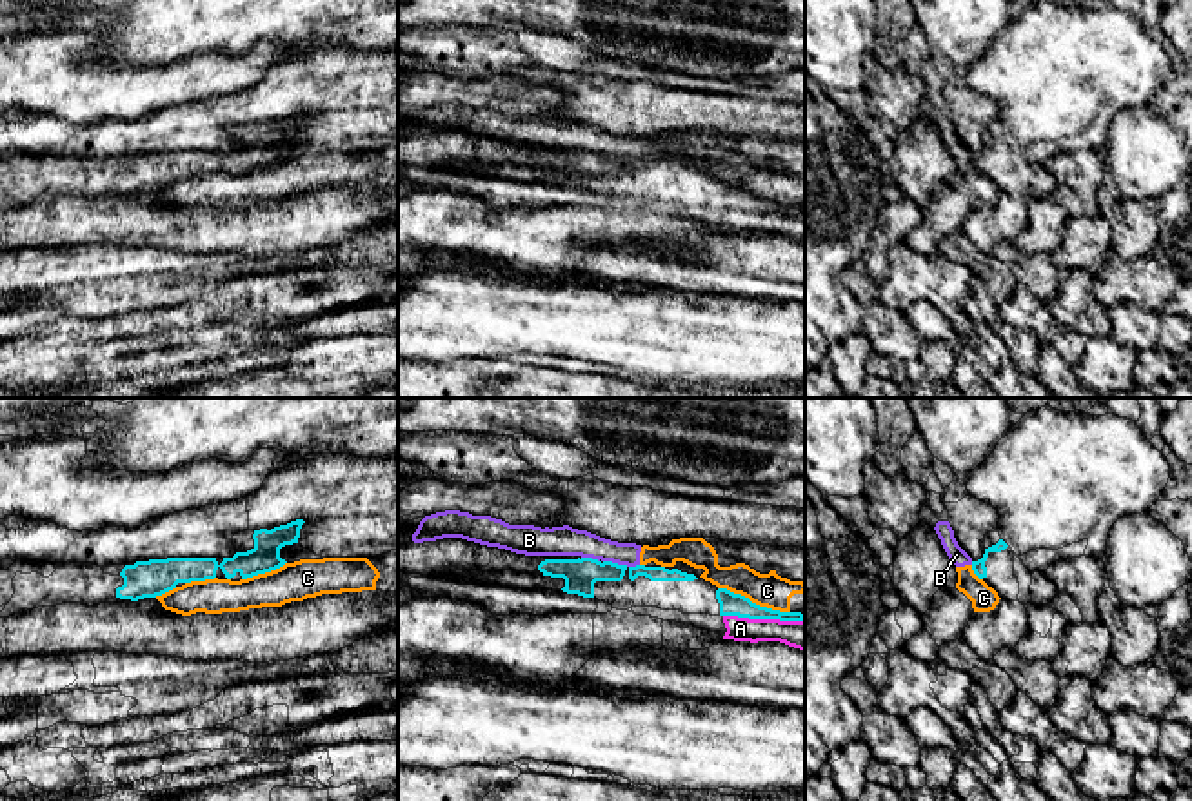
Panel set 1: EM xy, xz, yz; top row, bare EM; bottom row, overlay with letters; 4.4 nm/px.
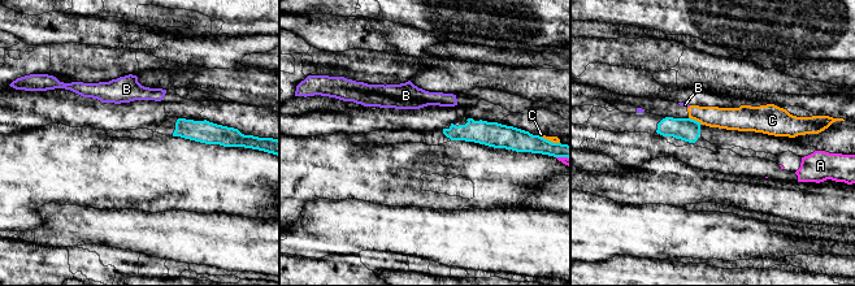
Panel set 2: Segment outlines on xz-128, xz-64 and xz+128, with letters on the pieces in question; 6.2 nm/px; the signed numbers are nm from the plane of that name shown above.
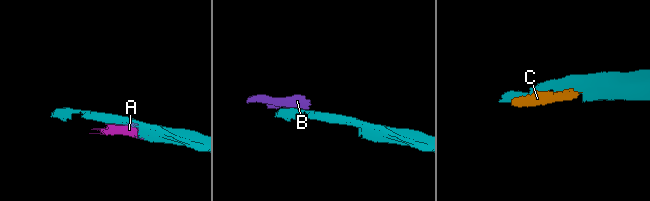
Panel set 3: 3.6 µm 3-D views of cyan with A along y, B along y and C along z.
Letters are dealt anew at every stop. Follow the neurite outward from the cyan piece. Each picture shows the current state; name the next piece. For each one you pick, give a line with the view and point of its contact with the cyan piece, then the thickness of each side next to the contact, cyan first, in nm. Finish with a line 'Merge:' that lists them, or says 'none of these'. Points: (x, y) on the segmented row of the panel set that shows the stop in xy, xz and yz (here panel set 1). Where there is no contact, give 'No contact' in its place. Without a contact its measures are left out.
A: Touches cyan at xz (764, 618). Thickness 100 nm (cyan) against 130 nm
Merge: A

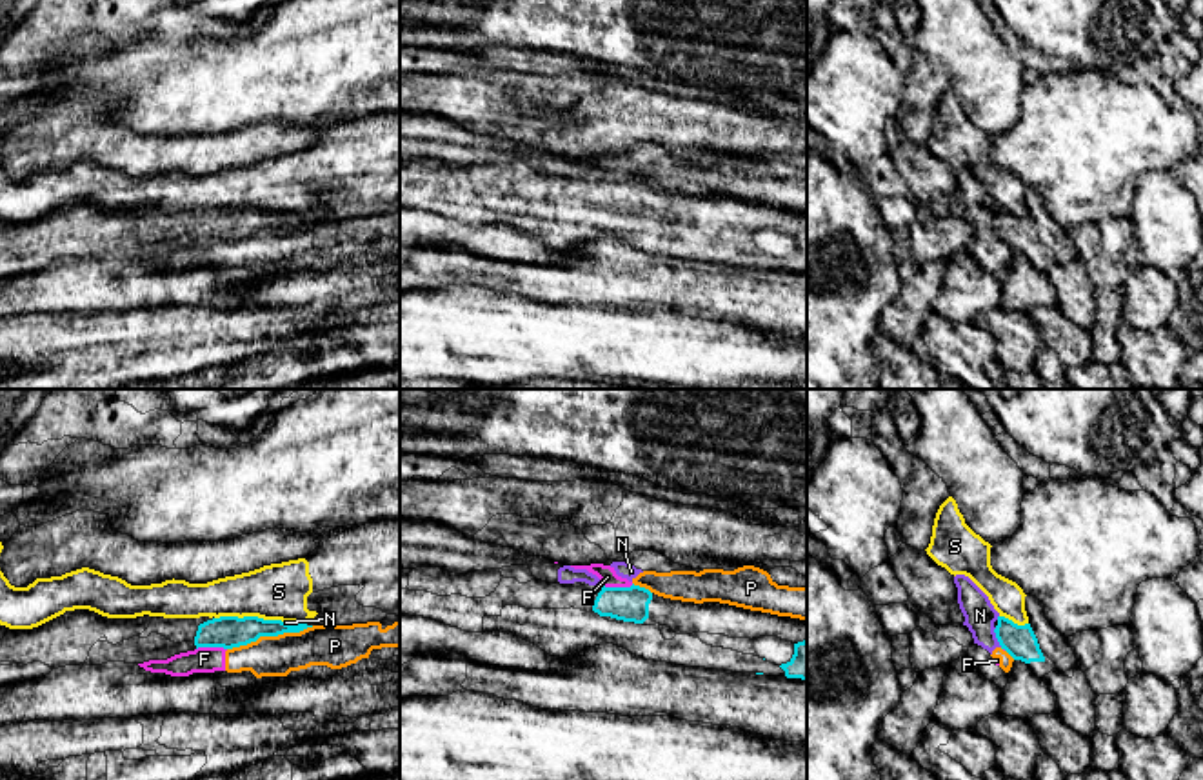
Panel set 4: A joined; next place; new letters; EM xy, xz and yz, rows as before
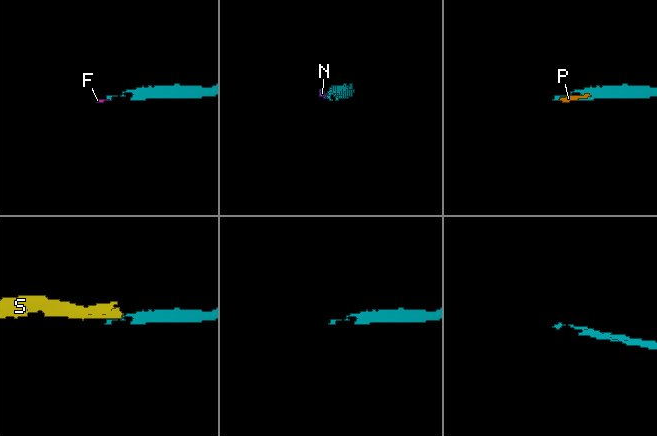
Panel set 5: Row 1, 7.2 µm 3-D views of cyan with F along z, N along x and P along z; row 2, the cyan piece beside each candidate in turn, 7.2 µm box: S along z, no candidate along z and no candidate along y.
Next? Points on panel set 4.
Merge: none of these

